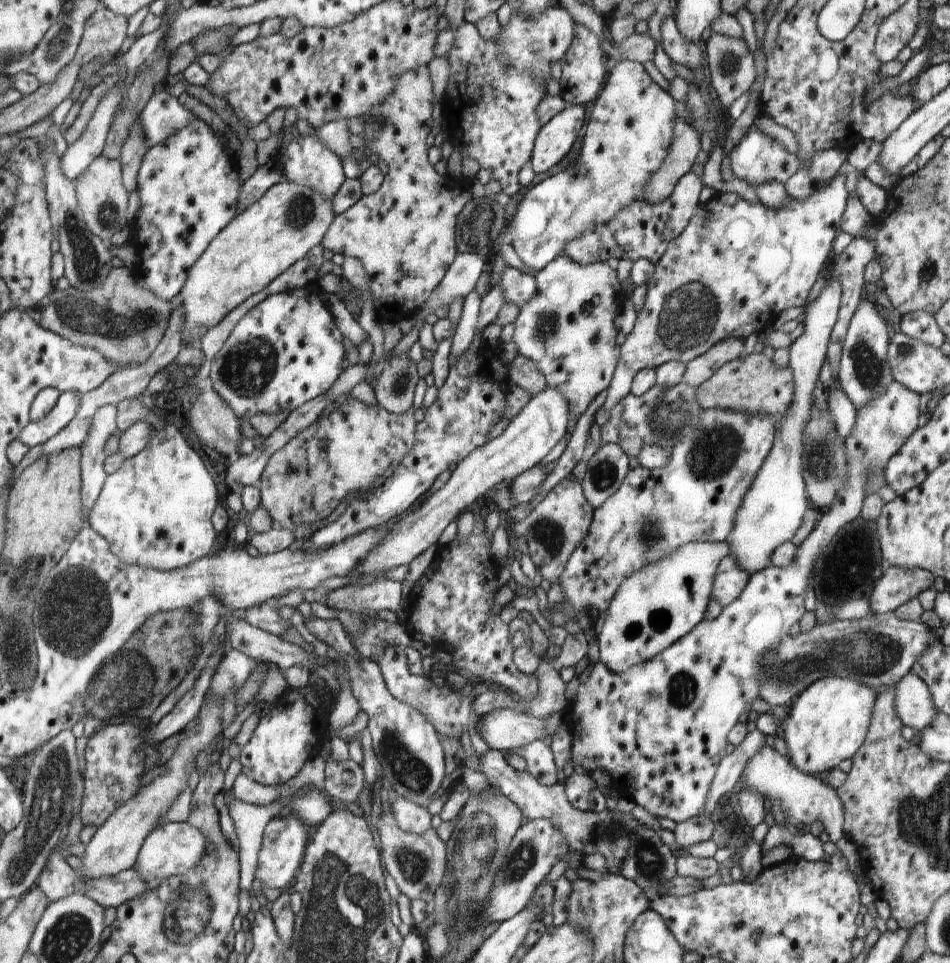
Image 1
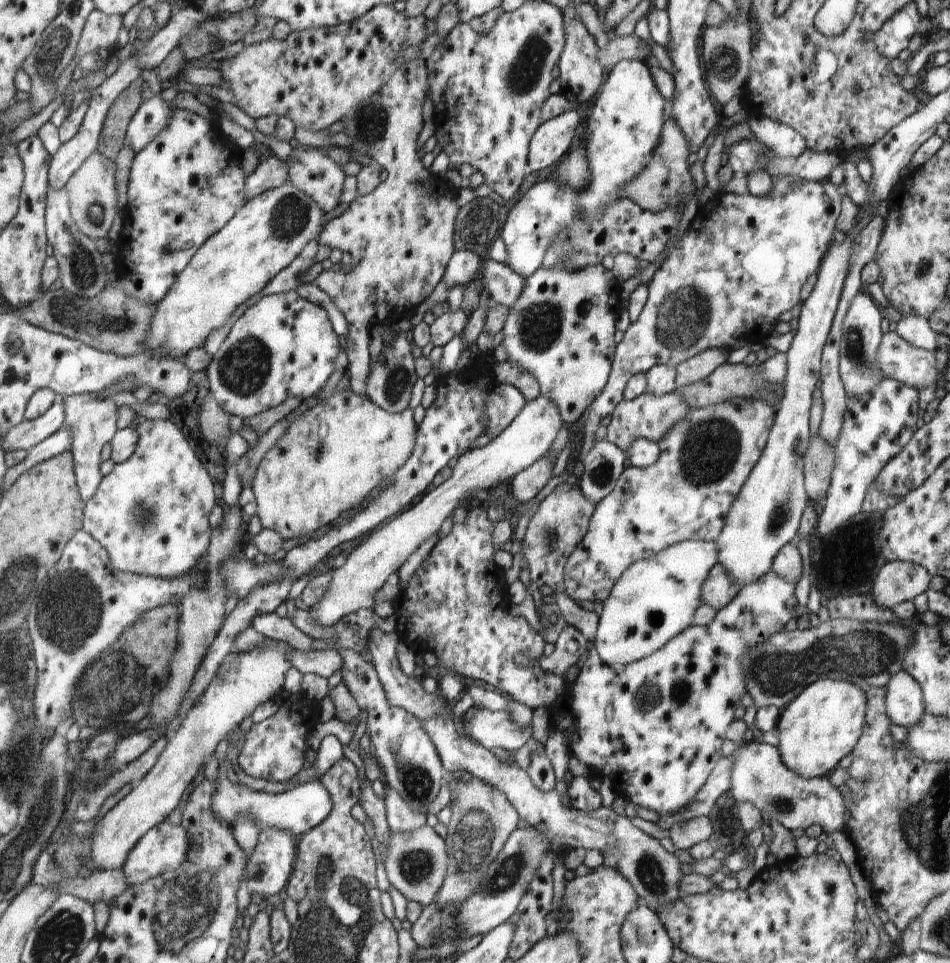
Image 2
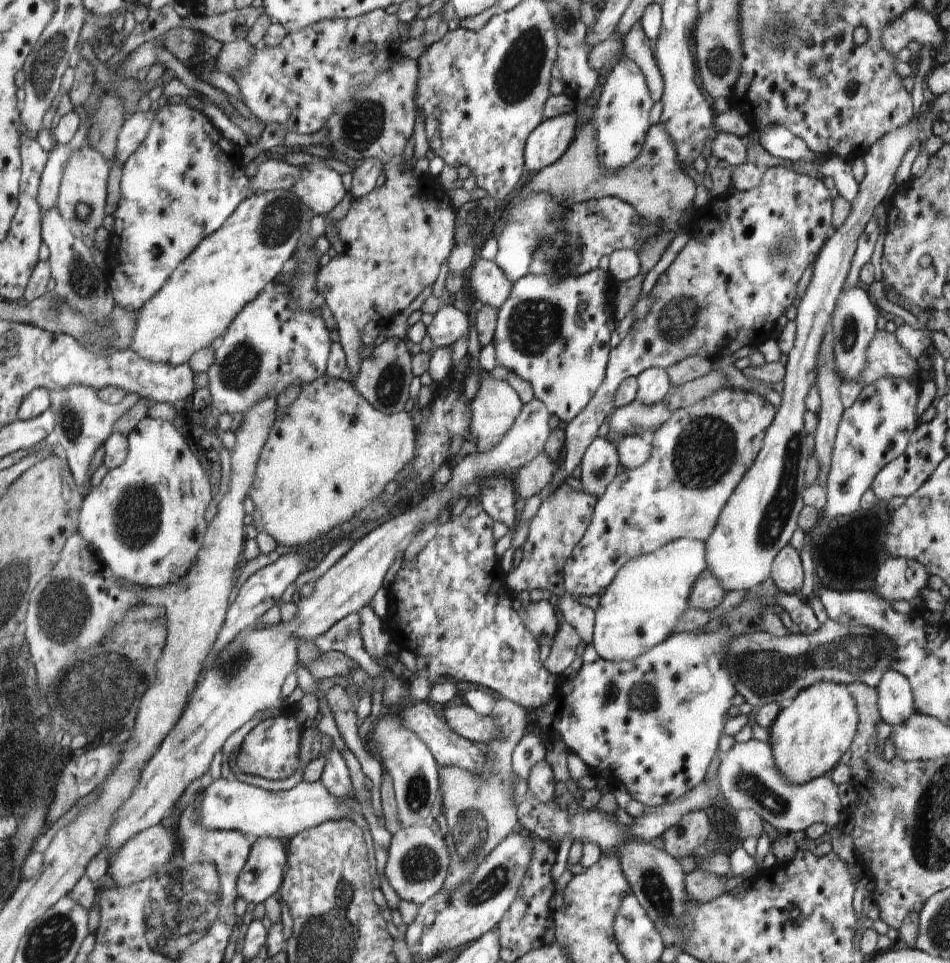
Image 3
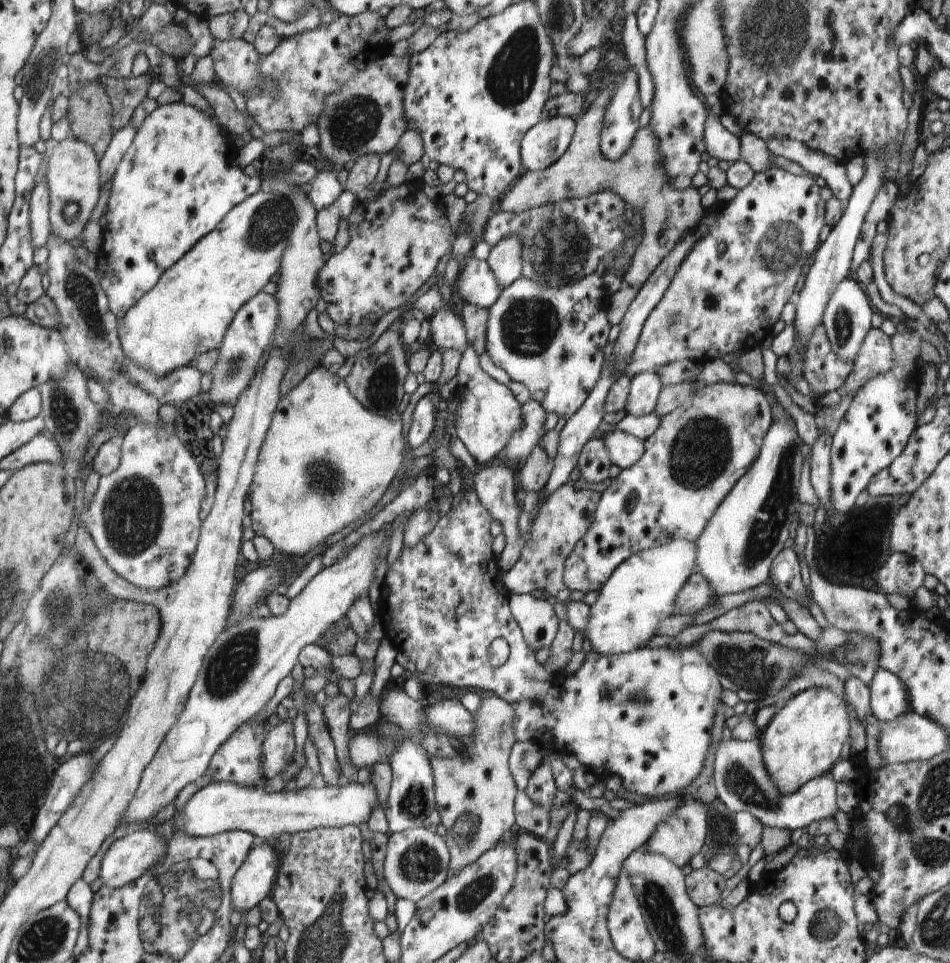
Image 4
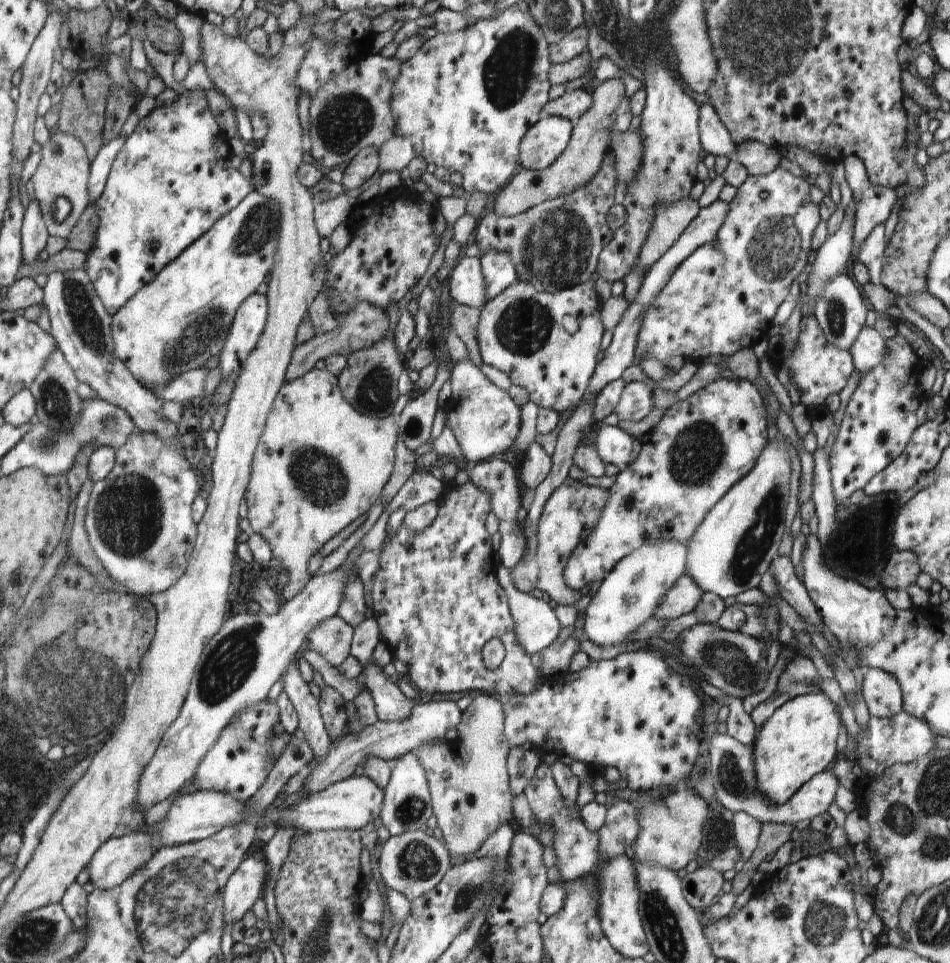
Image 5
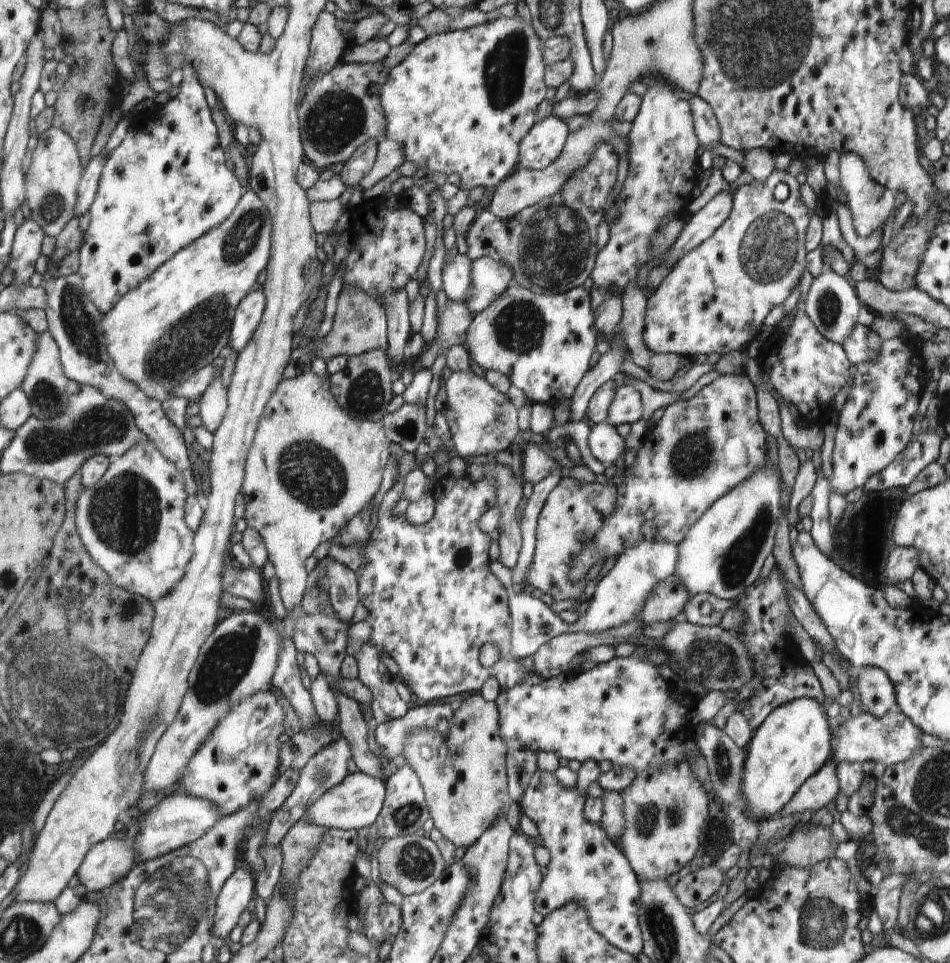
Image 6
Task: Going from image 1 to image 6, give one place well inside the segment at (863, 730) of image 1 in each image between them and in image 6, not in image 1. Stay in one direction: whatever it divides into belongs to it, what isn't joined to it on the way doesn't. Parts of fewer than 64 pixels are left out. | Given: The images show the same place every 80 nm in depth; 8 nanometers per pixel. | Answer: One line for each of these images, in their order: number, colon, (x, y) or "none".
2: (818, 729)
3: (807, 740)
4: (804, 739)
5: (799, 741)
6: (792, 744)

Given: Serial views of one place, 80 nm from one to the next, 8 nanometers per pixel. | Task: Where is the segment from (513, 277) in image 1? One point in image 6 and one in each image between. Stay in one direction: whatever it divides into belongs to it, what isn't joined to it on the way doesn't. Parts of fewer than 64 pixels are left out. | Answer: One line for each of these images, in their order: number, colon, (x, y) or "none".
2: (501, 284)
3: (487, 282)
4: (475, 283)
5: (466, 286)
6: (456, 281)

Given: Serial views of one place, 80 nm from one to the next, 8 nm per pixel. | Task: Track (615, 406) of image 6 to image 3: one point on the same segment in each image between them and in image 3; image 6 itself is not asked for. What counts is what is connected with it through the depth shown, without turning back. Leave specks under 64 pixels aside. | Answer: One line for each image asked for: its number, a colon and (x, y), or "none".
3: (652, 385)
4: (644, 388)
5: (635, 401)

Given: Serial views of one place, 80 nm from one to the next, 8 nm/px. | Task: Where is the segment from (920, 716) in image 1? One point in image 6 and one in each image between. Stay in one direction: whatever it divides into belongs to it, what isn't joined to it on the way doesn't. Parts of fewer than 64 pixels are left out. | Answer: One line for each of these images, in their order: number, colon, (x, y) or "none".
2: (903, 701)
3: (895, 701)
4: (889, 699)
5: (881, 692)
6: (877, 692)

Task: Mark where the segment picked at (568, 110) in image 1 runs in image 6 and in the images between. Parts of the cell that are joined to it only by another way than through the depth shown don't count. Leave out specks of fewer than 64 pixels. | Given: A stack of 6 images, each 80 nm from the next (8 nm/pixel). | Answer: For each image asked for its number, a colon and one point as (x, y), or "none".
2: (552, 139)
3: (548, 142)
4: (545, 143)
5: (541, 147)
6: (543, 144)

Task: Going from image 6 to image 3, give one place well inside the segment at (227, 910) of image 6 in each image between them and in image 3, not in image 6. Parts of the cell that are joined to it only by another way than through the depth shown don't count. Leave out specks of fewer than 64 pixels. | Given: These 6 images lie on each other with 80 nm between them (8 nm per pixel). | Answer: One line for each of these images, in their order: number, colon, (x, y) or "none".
3: (265, 868)
4: (254, 879)
5: (241, 890)

